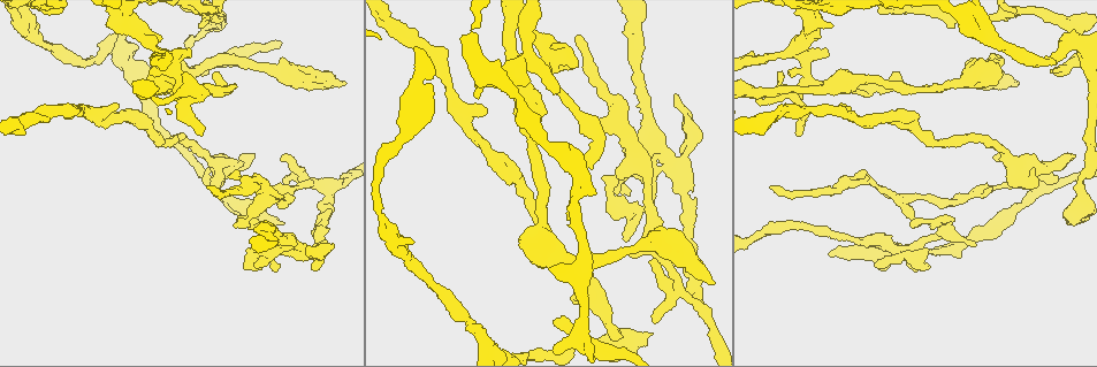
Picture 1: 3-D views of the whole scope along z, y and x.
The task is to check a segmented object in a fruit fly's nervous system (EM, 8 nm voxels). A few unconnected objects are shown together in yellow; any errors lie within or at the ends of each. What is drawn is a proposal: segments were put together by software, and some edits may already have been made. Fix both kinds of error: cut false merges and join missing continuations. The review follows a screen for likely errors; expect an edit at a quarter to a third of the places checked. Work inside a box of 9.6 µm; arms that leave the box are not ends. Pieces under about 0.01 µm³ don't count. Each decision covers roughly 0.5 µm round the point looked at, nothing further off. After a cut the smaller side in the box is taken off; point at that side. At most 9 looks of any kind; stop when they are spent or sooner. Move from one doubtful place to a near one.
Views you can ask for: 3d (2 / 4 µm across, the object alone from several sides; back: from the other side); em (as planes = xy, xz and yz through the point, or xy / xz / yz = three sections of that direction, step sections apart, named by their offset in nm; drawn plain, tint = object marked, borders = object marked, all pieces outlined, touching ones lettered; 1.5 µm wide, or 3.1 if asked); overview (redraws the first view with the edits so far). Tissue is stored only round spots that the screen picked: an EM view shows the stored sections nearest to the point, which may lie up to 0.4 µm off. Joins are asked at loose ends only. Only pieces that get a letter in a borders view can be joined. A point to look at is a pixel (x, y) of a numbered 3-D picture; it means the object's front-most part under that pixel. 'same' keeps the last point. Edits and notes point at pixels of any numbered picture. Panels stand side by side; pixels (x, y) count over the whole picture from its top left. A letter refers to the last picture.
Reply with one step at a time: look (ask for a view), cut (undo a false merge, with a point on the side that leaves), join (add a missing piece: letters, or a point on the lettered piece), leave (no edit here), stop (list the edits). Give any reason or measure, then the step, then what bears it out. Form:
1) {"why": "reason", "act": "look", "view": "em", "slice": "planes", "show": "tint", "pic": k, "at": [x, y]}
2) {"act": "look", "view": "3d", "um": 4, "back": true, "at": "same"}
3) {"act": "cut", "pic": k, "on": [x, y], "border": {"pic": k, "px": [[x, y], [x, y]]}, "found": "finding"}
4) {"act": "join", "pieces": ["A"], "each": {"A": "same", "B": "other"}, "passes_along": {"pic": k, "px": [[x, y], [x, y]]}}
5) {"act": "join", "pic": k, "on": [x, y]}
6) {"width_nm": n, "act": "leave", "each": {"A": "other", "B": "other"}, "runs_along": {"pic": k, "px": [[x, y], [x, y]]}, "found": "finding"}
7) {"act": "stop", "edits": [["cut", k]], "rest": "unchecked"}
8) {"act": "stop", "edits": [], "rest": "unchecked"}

{"why": "branch stops here", "act": "look", "view": "3d", "um": 4, "pic": 1, "at": [203, 134]}

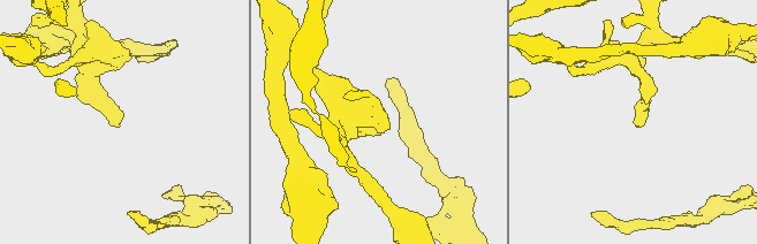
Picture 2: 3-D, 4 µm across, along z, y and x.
{"why": "now the EM", "act": "look", "view": "em", "slice": "planes", "show": "borders", "pic": 2, "at": [119, 127]}

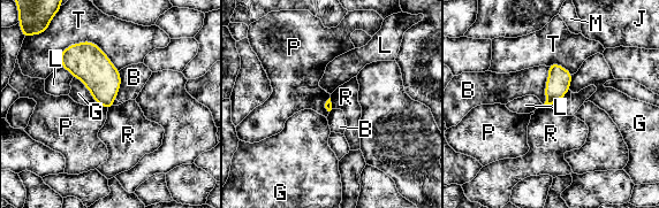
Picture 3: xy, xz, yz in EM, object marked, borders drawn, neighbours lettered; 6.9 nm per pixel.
{"longest_contact_nm": ["T", 440], "act": "leave", "each": {"B": "other", "G": "other", "J": "other", "L": "other", "M": "other", "P": "other", "R": "other", "T": "other"}, "border": {"pic": 3, "px": [[544, 104], [554, 106]]}, "found": "no lettered piece goes on from it"}

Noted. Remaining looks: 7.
{"why": "sharp bend", "act": "look", "view": "3d", "um": 4, "pic": 1, "at": [756, 94]}

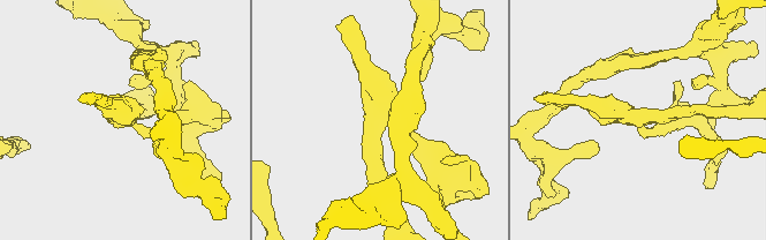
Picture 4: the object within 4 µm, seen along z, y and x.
{"act": "look", "view": "em", "slice": "planes", "show": "tint", "pic": 4, "at": [639, 119]}

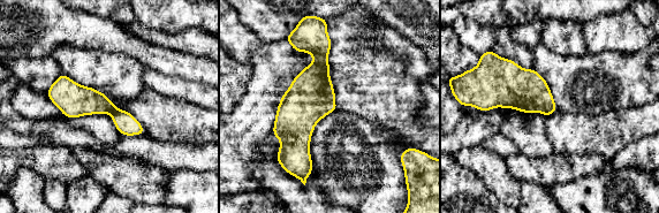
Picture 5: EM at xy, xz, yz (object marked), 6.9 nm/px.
{"why": "see the neighbours", "act": "look", "view": "em", "slice": "planes", "show": "borders", "at": "same"}

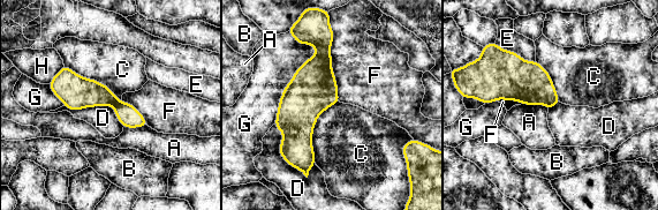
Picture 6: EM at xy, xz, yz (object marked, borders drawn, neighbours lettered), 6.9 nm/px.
{"act": "cut", "pic": 6, "on": [82, 92], "each": {"A": "other", "B": "other", "C": "other", "D": "other", "E": "other", "F": "other", "G": "other", "H": "other"}, "part_leaving": {"pic": 6, "px": [[300, 32], [319, 47], [305, 171]]}, "found": "two cells meet here"}

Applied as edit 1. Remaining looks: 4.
{"why": "branch stops here", "act": "look", "view": "em", "slice": "planes", "show": "borders", "pic": 1, "at": [556, 319]}

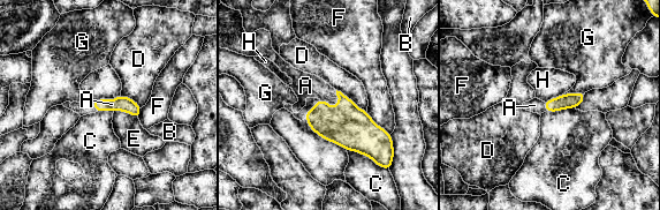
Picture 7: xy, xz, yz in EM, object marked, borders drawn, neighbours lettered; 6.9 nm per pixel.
{"act": "join", "pic": 7, "on": [305, 85], "each": {"A": "same", "B": "other", "C": "other", "D": "other", "E": "other", "F": "other", "G": "other", "H": "other"}, "passes_along": {"pic": 7, "px": [[346, 125], [327, 104], [305, 85]]}, "found": "the cell continues"}

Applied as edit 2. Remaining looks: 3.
{"why": "free end", "act": "look", "view": "3d", "um": 2, "pic": 1, "at": [1073, 158]}

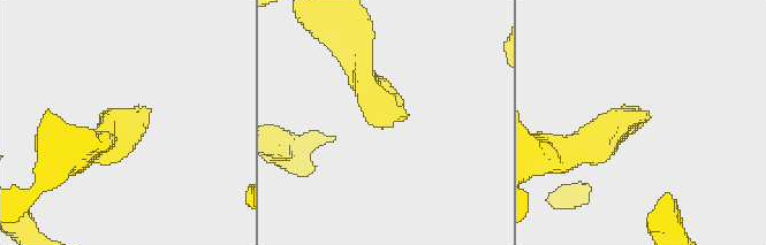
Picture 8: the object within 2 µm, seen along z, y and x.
{"act": "look", "view": "em", "slice": "xy", "step": 8, "show": "borders", "pic": 8, "at": [132, 121]}

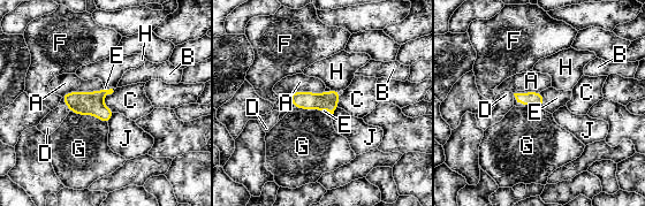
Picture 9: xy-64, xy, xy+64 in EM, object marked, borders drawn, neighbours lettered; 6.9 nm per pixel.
{"act": "look", "view": "em", "slice": "planes", "show": "borders", "at": "same"}

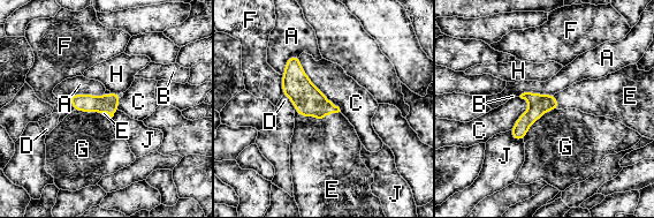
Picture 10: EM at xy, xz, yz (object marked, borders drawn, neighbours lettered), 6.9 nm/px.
{"act": "join", "pic": 10, "on": [326, 153], "each": {"A": "other", "B": "other", "C": "other", "D": "other", "E": "same", "F": "other", "G": "other", "H": "other", "J": "other"}, "passes_along": {"pic": 10, "px": [[308, 99], [318, 119], [326, 153]]}, "found": "the cell continues"}

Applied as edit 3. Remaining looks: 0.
{"act": "stop", "edits": [["cut", 6], ["join", 7], ["join", 10]], "rest": "unchecked"}

